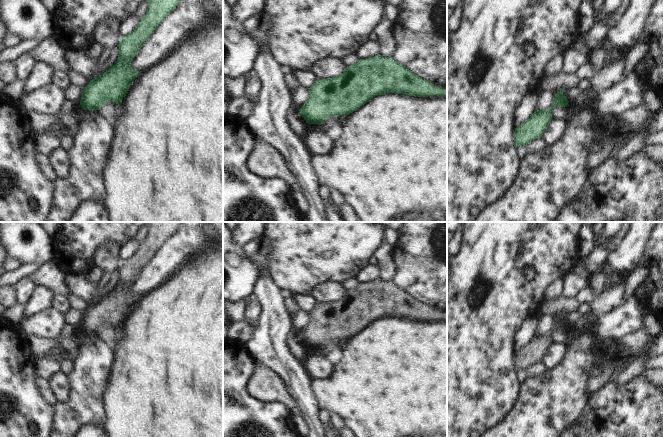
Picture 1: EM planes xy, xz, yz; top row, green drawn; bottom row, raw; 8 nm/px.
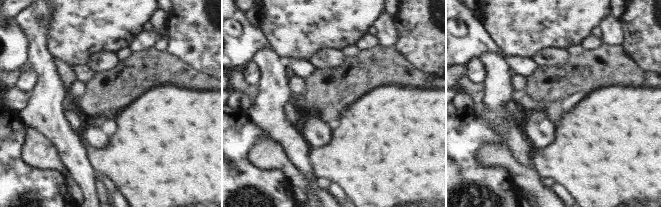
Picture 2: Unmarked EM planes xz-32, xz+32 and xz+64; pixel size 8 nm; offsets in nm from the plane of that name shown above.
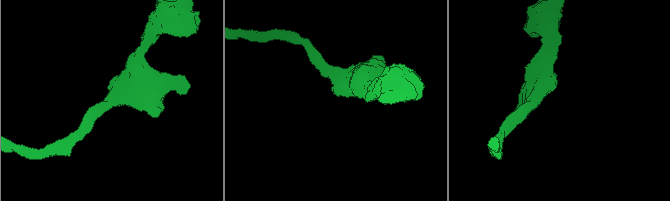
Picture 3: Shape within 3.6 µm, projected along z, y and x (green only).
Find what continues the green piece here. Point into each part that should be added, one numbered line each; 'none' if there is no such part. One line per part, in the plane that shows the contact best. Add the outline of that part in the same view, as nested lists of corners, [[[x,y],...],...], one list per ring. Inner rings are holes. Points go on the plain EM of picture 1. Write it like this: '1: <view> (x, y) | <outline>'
none

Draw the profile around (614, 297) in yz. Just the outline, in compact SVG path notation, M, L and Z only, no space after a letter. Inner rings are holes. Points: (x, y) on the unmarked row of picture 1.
M619 280L596 296L595 301L590 303L593 308L591 313L601 316L624 305L628 300L626 297L626 283L627 280Z

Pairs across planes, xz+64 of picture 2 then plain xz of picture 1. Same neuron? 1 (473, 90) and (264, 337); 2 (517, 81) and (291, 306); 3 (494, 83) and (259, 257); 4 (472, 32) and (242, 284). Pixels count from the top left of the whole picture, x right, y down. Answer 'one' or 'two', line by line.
1: two
2: two
3: one
4: one

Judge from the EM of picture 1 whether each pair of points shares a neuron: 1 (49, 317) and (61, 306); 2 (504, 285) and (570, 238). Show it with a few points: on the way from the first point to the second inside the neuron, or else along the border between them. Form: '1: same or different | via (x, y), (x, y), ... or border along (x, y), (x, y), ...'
1: different | border along (50, 307), (63, 315)
2: same | via (514, 267), (543, 238), (552, 238)

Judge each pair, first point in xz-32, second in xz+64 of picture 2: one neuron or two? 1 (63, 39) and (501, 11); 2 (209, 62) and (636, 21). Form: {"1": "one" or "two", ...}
{"1": "one", "2": "one"}

